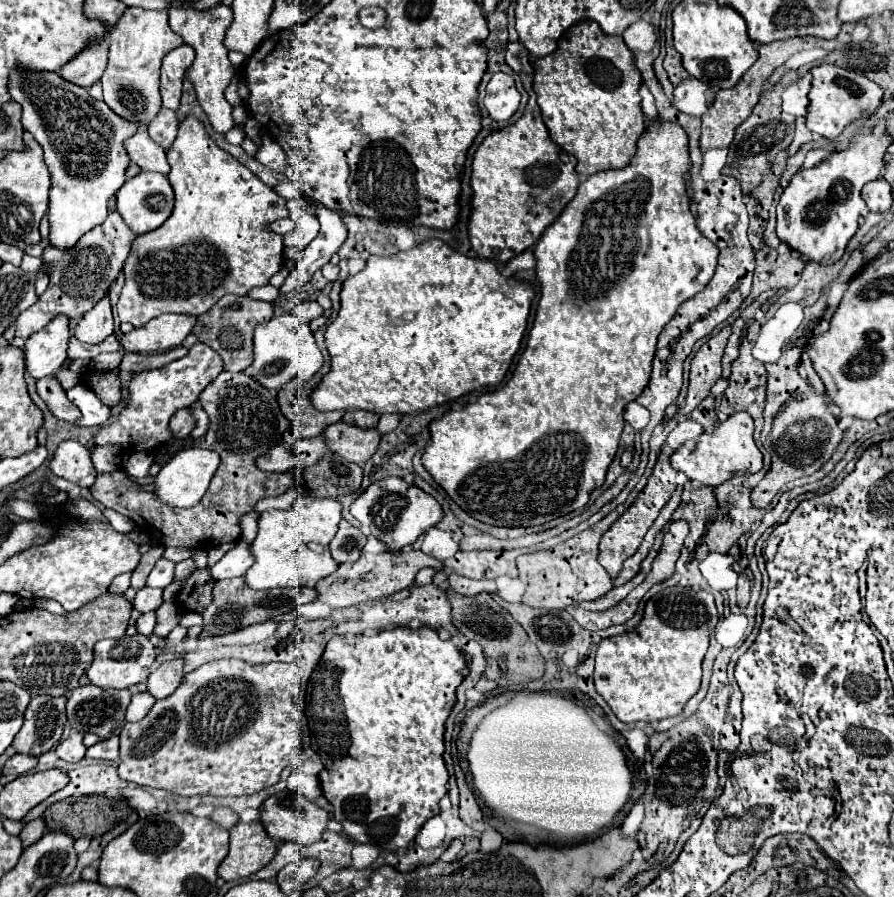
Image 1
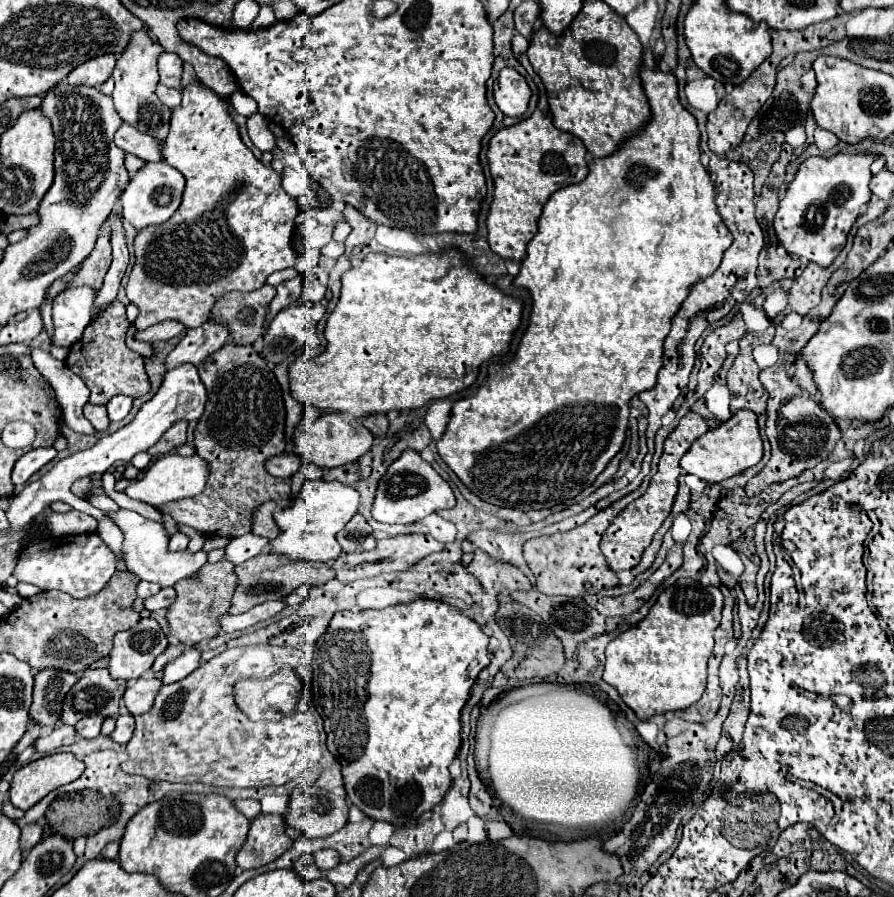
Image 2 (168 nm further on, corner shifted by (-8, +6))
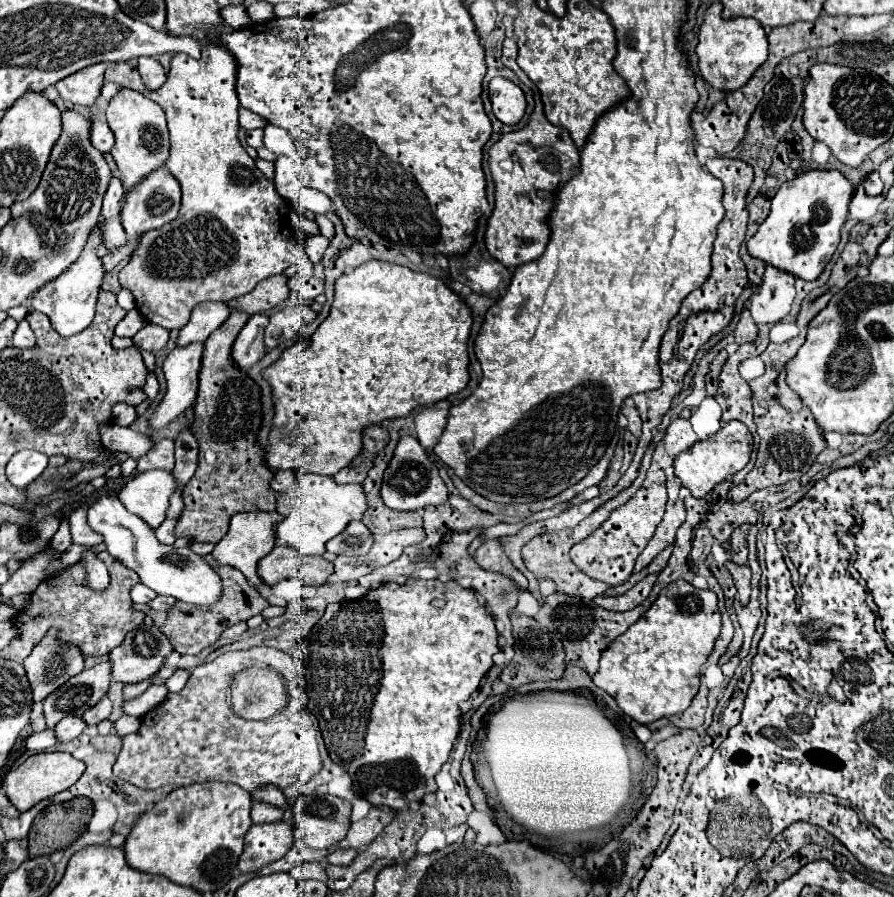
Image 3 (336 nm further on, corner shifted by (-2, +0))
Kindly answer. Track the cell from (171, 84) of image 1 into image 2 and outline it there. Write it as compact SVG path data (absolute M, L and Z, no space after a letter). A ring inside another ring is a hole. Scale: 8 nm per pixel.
M163 51L163 53L159 55L159 59L157 59L157 67L159 67L159 77L161 77L161 83L163 83L163 85L181 89L183 61L179 59L179 55Z

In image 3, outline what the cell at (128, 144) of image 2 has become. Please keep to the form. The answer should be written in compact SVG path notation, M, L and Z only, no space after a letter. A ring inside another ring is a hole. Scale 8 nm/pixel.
M93 119L93 129L91 129L91 143L103 151L103 153L109 153L111 151L111 145L115 143L115 137L107 125L107 121L101 121L101 119Z

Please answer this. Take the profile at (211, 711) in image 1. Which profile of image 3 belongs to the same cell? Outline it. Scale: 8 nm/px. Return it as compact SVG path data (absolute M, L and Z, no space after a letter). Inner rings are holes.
M265 645L223 653L215 661L195 667L179 693L167 693L167 699L149 715L149 719L143 719L135 733L123 737L123 749L113 765L113 773L141 789L223 781L253 793L263 785L287 789L297 781L305 783L319 773L321 757L311 715L301 703L301 695L305 695L301 665L289 653ZM251 663L265 663L287 681L289 703L281 713L267 721L241 719L225 701L231 677Z

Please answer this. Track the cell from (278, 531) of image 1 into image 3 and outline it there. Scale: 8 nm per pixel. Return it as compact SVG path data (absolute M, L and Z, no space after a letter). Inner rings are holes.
M295 473L295 483L289 487L289 491L278 494L290 494L291 507L287 515L281 515L283 520L276 527L276 545L293 545L301 555L325 555L325 543L339 535L349 521L361 519L361 515L367 509L367 501L363 495L361 485L337 485L331 477L313 473Z

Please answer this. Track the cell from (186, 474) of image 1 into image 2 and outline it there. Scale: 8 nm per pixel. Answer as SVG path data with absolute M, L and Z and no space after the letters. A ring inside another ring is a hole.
M171 453L171 455L159 457L153 465L149 465L145 475L139 481L135 481L133 485L129 485L125 489L125 493L131 499L139 499L139 501L149 503L153 507L161 507L163 503L169 503L169 501L177 501L177 499L199 495L199 491L205 489L207 475L209 475L209 467L199 455L181 457L177 453Z

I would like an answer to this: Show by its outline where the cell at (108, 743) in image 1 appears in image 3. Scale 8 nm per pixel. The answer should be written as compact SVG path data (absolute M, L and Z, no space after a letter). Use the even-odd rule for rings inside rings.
M123 715L123 717L115 723L113 731L115 731L119 737L125 737L125 735L129 735L129 733L135 733L135 731L139 729L139 725L141 725L141 719L137 719L137 717L129 717L129 715Z

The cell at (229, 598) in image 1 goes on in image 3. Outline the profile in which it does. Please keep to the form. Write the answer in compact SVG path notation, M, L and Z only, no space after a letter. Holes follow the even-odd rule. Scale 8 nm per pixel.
M275 545L257 565L263 585L273 587L283 579L299 579L305 585L323 585L333 573L331 561L325 557L303 557L289 545Z

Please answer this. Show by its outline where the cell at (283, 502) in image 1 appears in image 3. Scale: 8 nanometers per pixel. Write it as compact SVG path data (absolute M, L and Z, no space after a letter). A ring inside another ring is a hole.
M255 511L255 513L239 513L231 519L231 527L227 537L223 537L215 549L213 549L213 557L217 559L217 563L221 565L231 565L235 569L239 569L251 585L261 585L259 577L257 577L257 561L261 557L265 557L273 547L275 547L275 525L281 521L281 515L277 511L273 513L263 513L263 511Z

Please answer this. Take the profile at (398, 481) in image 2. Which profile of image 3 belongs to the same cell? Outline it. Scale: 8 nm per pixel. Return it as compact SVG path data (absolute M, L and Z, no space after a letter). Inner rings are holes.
M401 437L393 459L383 475L381 499L391 511L419 511L429 505L443 505L447 501L447 487L439 477L437 467L429 461L425 449L415 437Z

